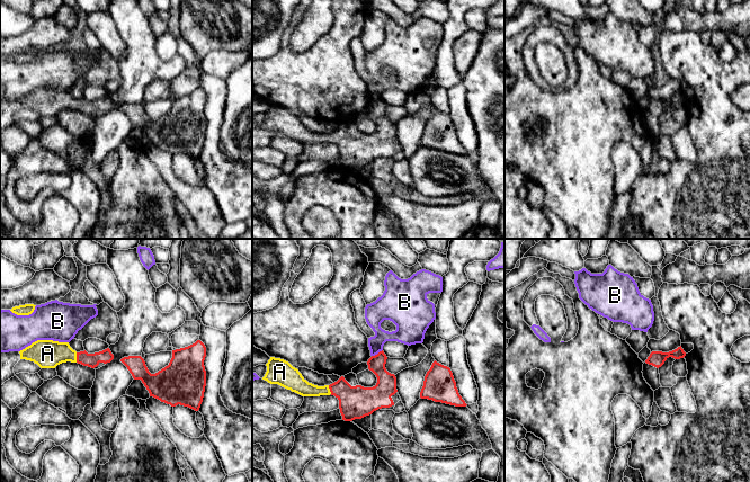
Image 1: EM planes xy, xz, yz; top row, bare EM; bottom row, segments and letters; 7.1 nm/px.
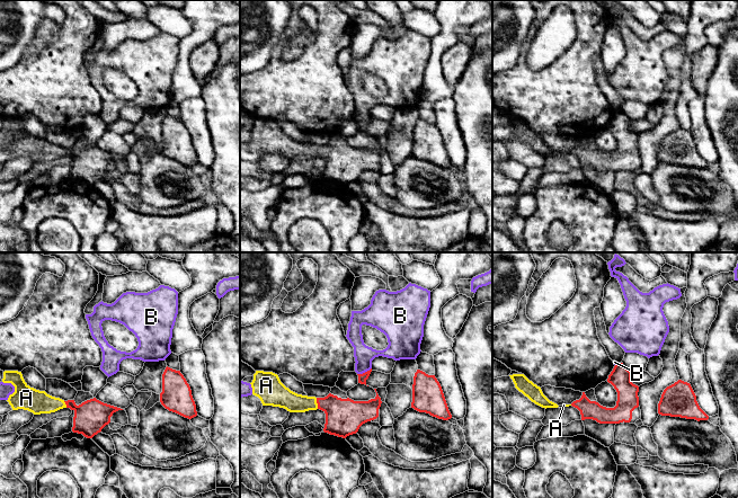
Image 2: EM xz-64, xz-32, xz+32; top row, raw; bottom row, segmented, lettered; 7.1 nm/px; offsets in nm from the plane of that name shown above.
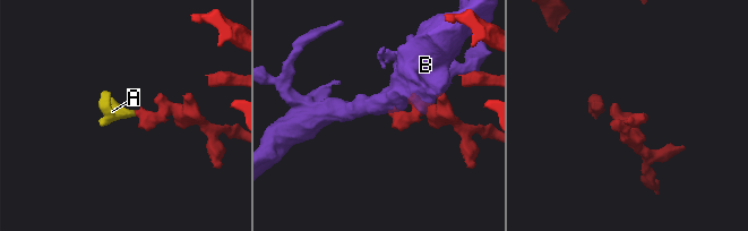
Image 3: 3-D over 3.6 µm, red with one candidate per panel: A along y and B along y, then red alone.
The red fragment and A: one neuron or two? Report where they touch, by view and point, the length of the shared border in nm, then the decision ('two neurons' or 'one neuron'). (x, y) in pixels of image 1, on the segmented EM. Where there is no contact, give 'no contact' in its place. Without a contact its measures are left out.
xy (77, 357) | 70 nm | one neuron

